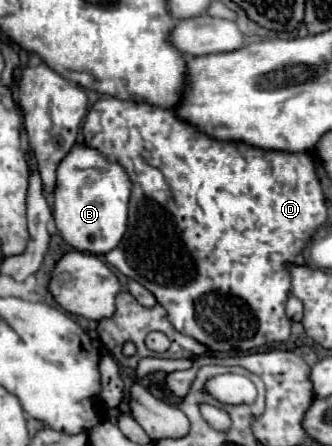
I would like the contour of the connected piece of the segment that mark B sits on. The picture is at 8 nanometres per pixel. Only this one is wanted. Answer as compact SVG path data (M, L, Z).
M75 144L57 166L57 186L53 192L53 198L55 198L53 218L63 240L71 244L75 250L91 252L91 254L107 254L119 244L119 240L123 238L127 230L127 204L131 194L131 180L119 164L117 164L117 184L111 184L109 172L111 172L111 162L103 158L99 150L89 148L85 144Z

